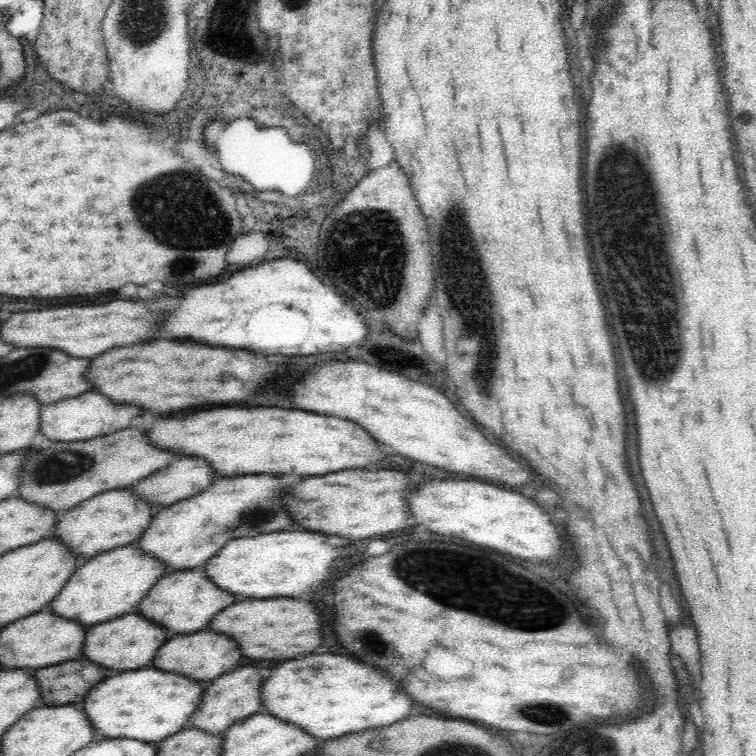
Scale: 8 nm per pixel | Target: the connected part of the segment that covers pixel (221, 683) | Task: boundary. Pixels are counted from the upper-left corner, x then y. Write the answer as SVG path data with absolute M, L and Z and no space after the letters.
M242 666L242 668L236 668L228 674L222 674L212 684L207 685L200 710L196 714L192 714L187 726L194 725L198 729L224 735L227 728L230 728L232 724L265 710L262 694L260 694L264 680L266 680L266 676L262 676L260 668L256 668L256 666Z

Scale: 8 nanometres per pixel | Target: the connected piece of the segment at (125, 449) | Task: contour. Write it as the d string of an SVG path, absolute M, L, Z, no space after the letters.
M126 428L85 441L56 442L38 431L32 440L30 459L22 468L22 484L16 494L26 501L54 511L78 506L81 502L107 490L130 487L168 466L180 454L163 450L148 438L146 430Z

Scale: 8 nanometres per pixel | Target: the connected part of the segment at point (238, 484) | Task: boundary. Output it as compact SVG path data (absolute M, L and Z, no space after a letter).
M276 473L232 475L218 478L206 490L158 508L153 515L148 530L137 539L144 553L158 557L166 563L167 568L174 570L202 568L216 556L219 550L234 538L254 538L260 534L282 532L294 528L298 522L286 512L284 506L284 476Z

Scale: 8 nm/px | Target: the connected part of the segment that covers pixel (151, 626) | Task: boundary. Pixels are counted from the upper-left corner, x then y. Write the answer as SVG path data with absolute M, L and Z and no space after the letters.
M136 610L133 613L126 613L118 618L88 627L82 656L88 657L111 672L114 670L136 670L136 668L148 666L156 658L156 652L160 646L169 637L170 633L167 632L166 627Z

